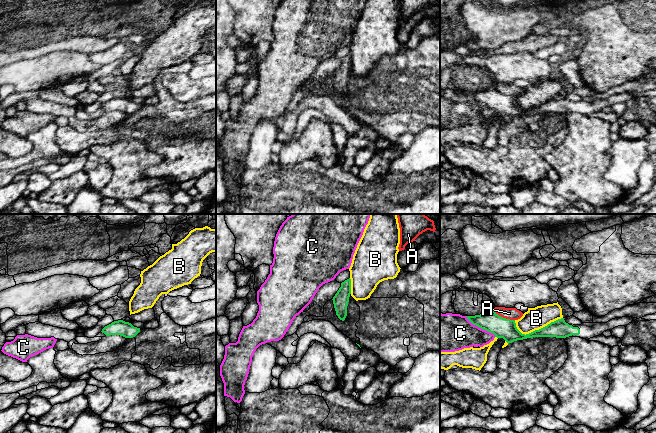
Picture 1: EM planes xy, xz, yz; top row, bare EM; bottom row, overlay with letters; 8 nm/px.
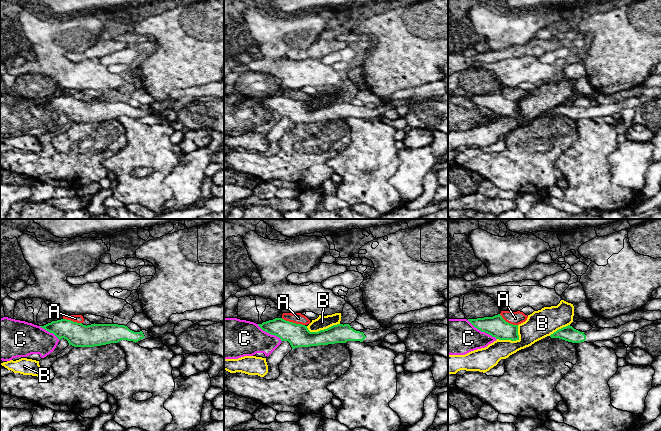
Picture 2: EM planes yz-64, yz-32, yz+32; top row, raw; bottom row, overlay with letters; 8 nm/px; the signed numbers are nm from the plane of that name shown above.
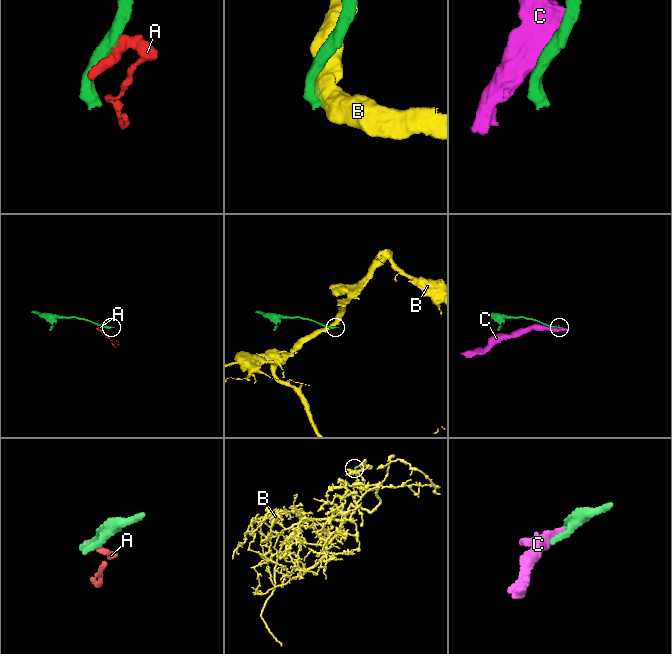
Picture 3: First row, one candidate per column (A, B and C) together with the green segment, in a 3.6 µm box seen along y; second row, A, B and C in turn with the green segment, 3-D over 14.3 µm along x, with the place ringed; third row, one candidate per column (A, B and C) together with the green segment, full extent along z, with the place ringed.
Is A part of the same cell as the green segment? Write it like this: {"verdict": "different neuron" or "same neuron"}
{"verdict": "different neuron"}

